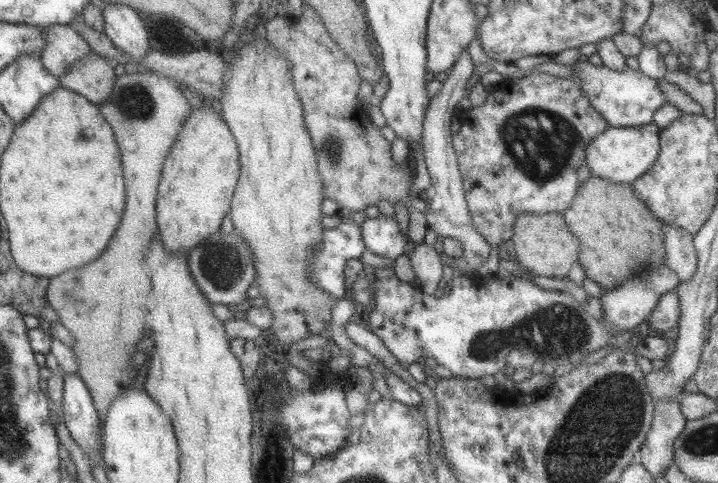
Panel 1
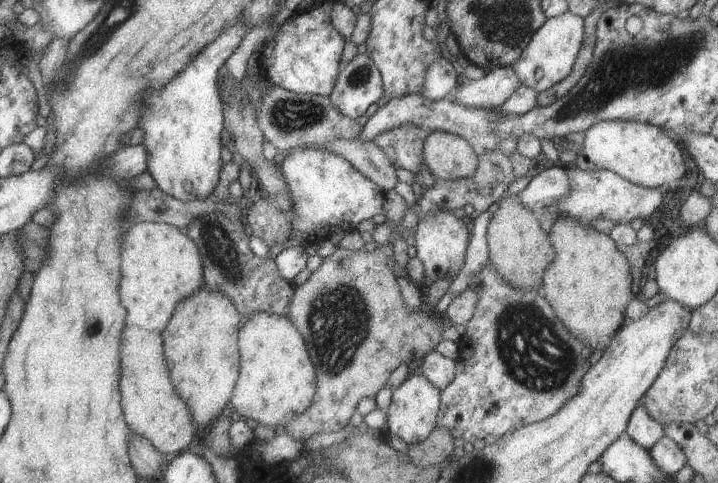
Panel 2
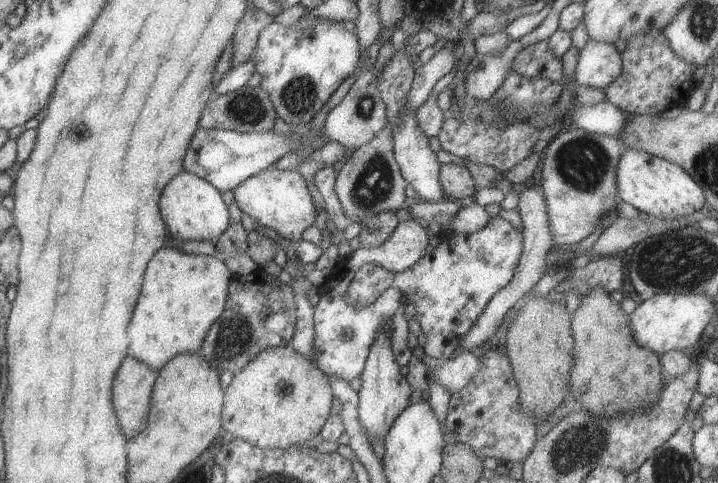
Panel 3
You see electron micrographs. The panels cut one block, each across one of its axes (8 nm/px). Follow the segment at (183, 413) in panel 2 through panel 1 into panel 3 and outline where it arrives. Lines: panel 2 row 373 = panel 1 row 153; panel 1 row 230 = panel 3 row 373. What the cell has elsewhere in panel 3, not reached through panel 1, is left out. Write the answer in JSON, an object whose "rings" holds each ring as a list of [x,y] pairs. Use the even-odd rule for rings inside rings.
{"rings":[[[125,358],[113,376],[111,404],[121,434],[129,441],[146,428],[152,389],[158,372],[133,358]]]}

